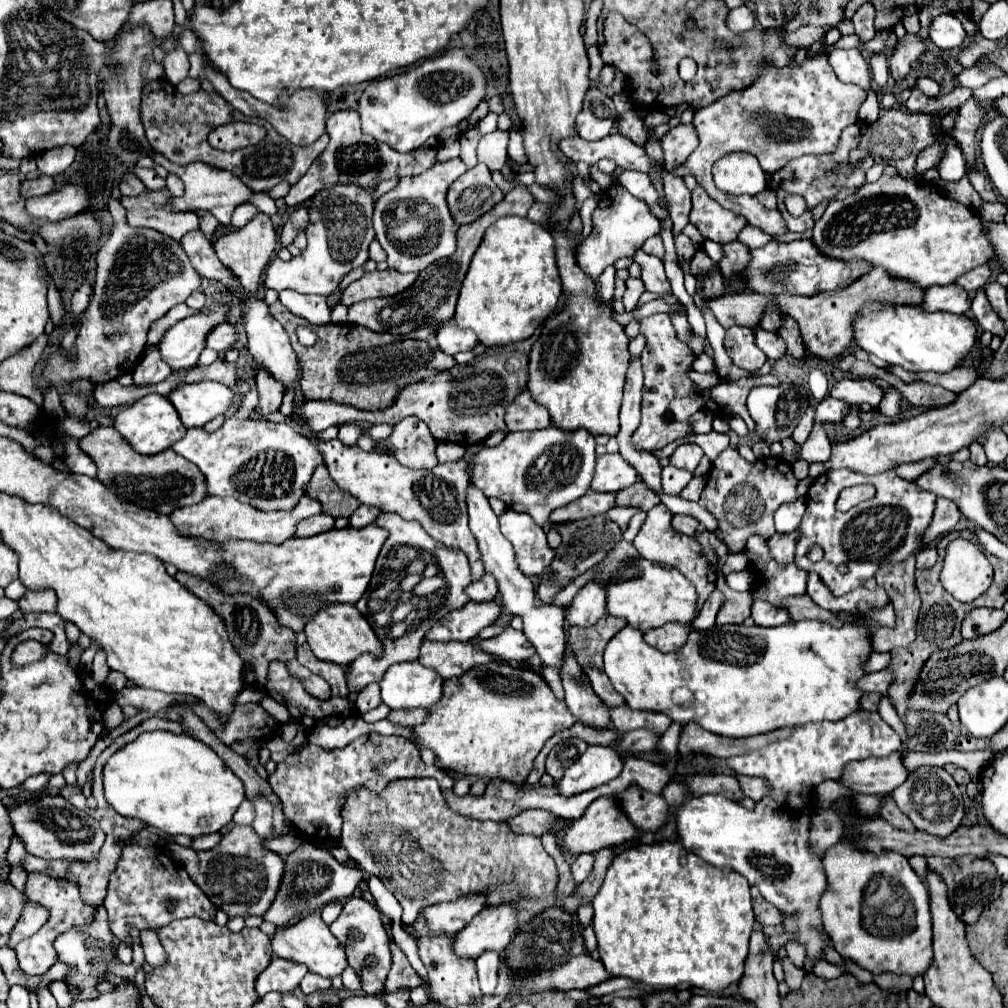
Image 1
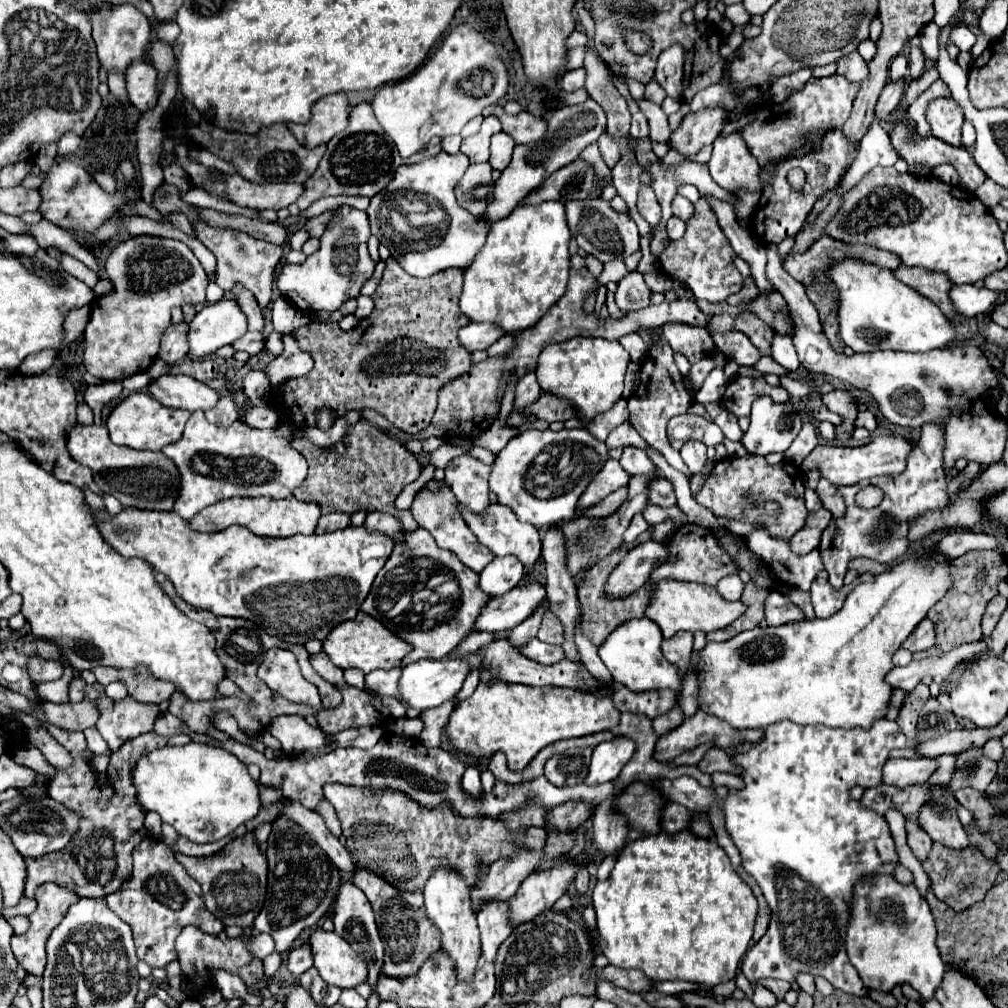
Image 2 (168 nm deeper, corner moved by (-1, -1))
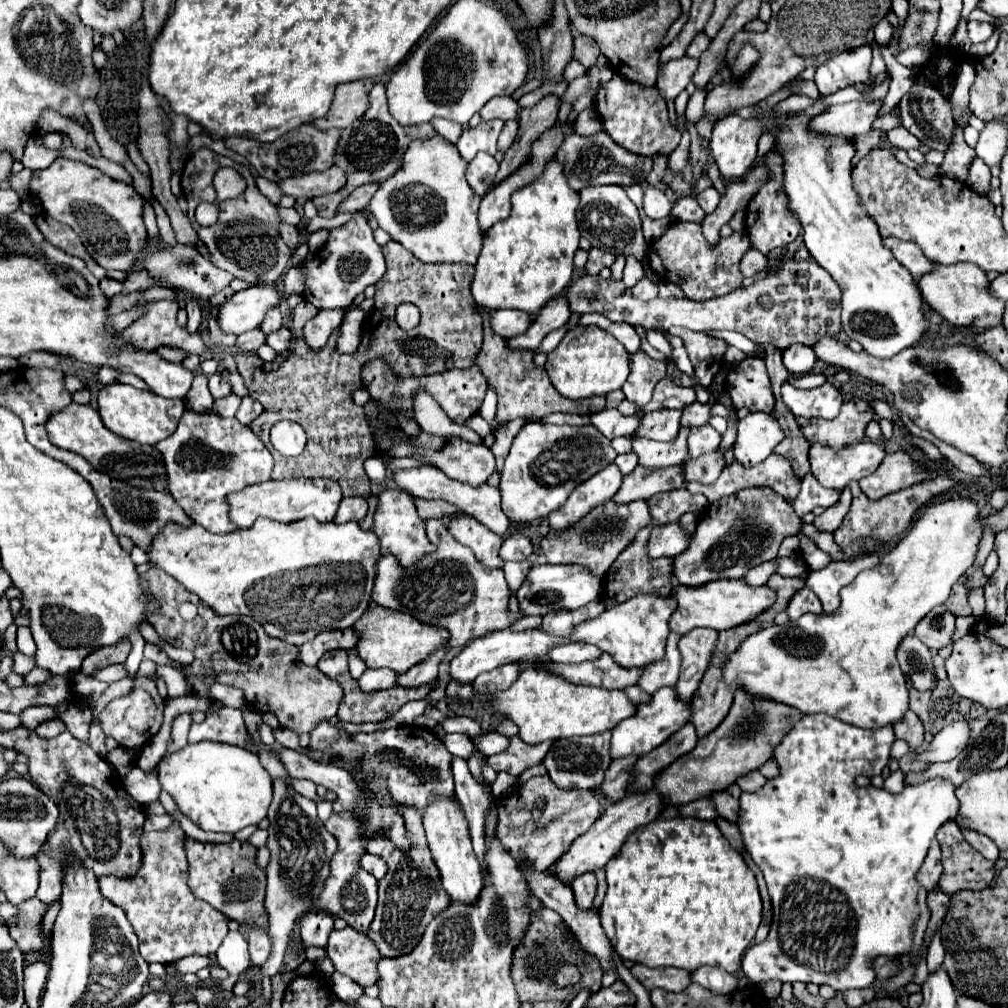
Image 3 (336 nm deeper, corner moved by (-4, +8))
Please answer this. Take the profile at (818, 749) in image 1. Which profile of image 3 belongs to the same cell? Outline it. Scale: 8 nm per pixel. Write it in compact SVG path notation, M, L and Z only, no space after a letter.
M805 715L801 717L797 723L793 723L793 727L783 735L781 743L775 745L773 751L773 761L779 767L779 775L773 779L767 779L767 783L755 791L755 793L747 793L743 791L739 797L739 819L737 819L737 827L741 831L743 843L747 853L751 855L751 859L755 861L755 865L763 871L765 881L767 881L767 889L773 901L773 923L771 923L771 931L767 935L767 939L763 943L751 945L745 955L743 955L743 963L741 969L743 973L753 981L753 983L763 983L769 979L779 979L783 983L827 983L837 991L849 991L849 989L865 989L869 985L873 985L875 981L875 973L871 969L871 961L879 955L887 955L887 957L901 957L907 955L911 951L911 927L913 921L917 917L917 889L919 883L915 879L931 839L935 837L937 829L949 821L957 817L957 809L959 809L959 801L955 797L955 787L945 781L945 779L933 779L927 783L921 783L917 787L905 787L903 793L899 795L891 795L885 789L875 789L875 787L867 787L867 789L859 789L855 785L855 777L857 775L865 775L865 777L873 777L873 775L881 775L885 763L891 757L891 745L895 741L895 733L893 733L893 725L883 727L883 729L859 729L855 725L843 723L835 717L829 715Z

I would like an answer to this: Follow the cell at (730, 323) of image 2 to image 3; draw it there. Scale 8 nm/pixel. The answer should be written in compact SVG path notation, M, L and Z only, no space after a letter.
M787 261L779 271L769 273L765 279L755 281L749 287L735 289L725 297L713 297L709 301L689 301L689 299L651 299L639 301L631 297L631 291L613 279L601 279L597 275L577 277L567 299L571 311L575 313L603 313L611 321L637 323L645 329L671 325L687 327L691 331L713 331L729 329L739 331L755 343L773 343L777 349L787 349L793 343L813 345L817 337L837 335L841 331L841 291L833 277L821 269L815 261Z

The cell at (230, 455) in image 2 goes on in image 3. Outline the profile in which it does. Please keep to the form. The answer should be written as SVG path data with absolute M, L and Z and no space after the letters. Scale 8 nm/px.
M185 411L183 417L179 419L177 431L171 437L157 443L155 447L161 451L161 455L165 459L169 493L175 497L175 501L183 507L183 511L195 523L203 525L211 533L231 533L231 531L235 531L237 527L233 523L229 523L229 519L227 519L225 497L233 491L241 491L247 485L269 481L271 471L273 471L273 455L269 453L269 449L263 445L263 441L247 425L241 425L235 417L227 419L227 417L219 417L215 413Z

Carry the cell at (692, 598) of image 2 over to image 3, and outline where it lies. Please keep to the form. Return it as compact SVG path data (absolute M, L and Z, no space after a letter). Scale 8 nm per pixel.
M719 579L711 581L709 585L699 585L697 589L679 585L671 593L671 597L677 601L677 609L669 619L669 629L679 635L689 633L695 627L709 627L715 631L731 629L749 621L775 603L775 593L769 587L749 587L741 579Z

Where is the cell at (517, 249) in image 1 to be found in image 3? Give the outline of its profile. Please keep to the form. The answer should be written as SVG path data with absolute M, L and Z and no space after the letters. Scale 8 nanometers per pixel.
M553 159L543 175L529 183L525 189L519 189L511 197L511 215L503 221L497 221L489 231L483 235L483 249L479 261L475 265L475 277L471 281L471 295L479 307L489 311L493 309L519 309L525 313L539 313L539 309L559 297L567 285L571 283L573 275L573 255L579 249L579 229L577 229L577 205L579 195L567 185L563 167Z

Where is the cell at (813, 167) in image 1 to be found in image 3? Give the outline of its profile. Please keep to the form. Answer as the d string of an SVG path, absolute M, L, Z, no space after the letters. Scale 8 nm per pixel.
M769 155L767 163L771 167L771 181L759 189L759 193L755 195L755 199L745 209L745 213L747 213L745 227L747 227L749 239L751 239L751 247L759 249L765 255L771 249L775 249L775 247L785 247L791 241L795 241L795 237L799 235L799 227L801 227L801 223L797 221L797 217L793 217L793 213L789 213L789 207L785 205L785 189L781 189L781 181L783 181L783 157Z

